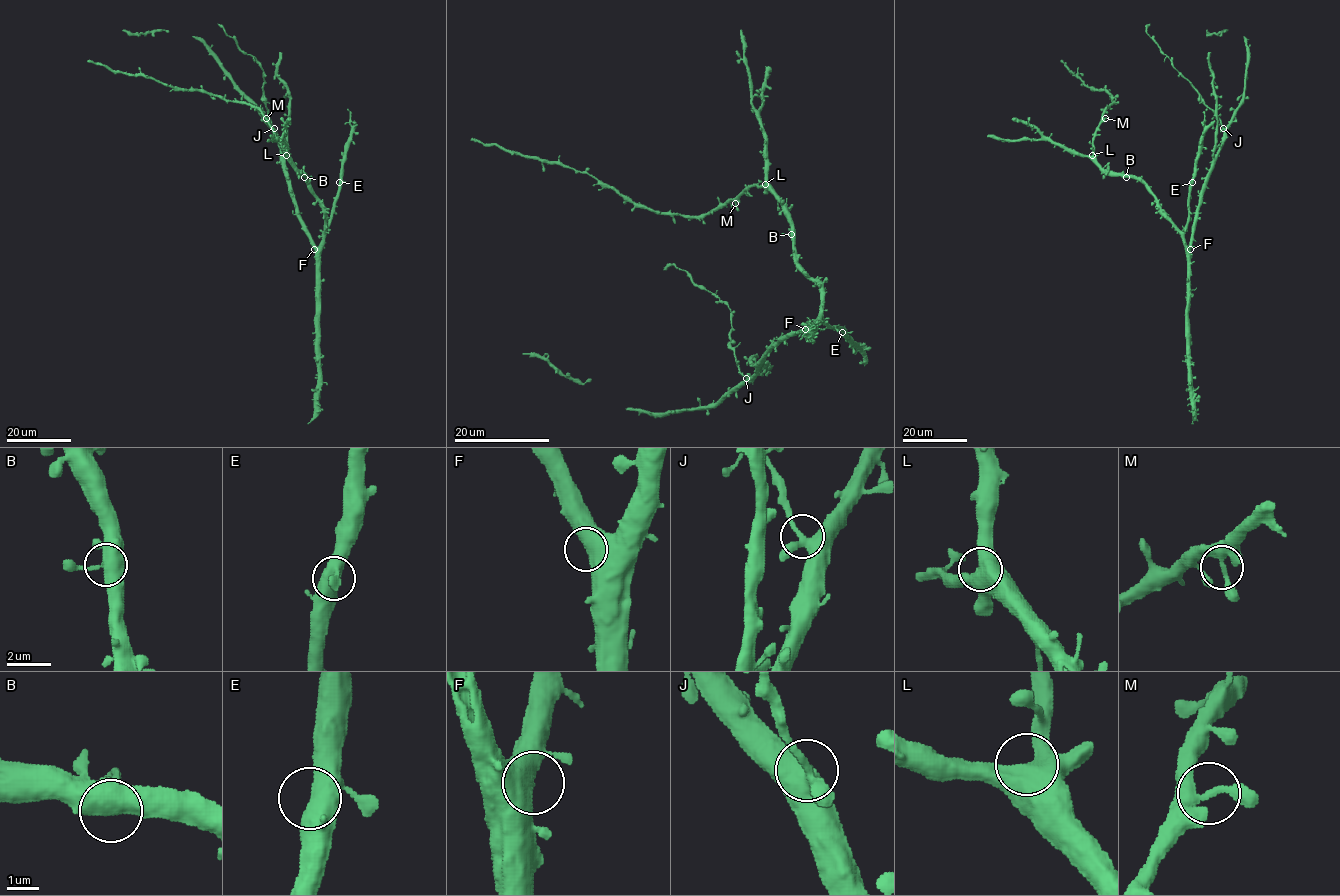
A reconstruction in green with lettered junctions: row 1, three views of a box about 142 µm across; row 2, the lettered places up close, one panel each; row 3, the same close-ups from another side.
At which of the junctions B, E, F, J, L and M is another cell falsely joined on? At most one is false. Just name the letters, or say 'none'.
J

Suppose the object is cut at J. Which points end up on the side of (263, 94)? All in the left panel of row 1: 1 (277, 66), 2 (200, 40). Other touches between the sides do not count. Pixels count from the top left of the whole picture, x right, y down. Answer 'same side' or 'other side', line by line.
1: other side
2: other side

